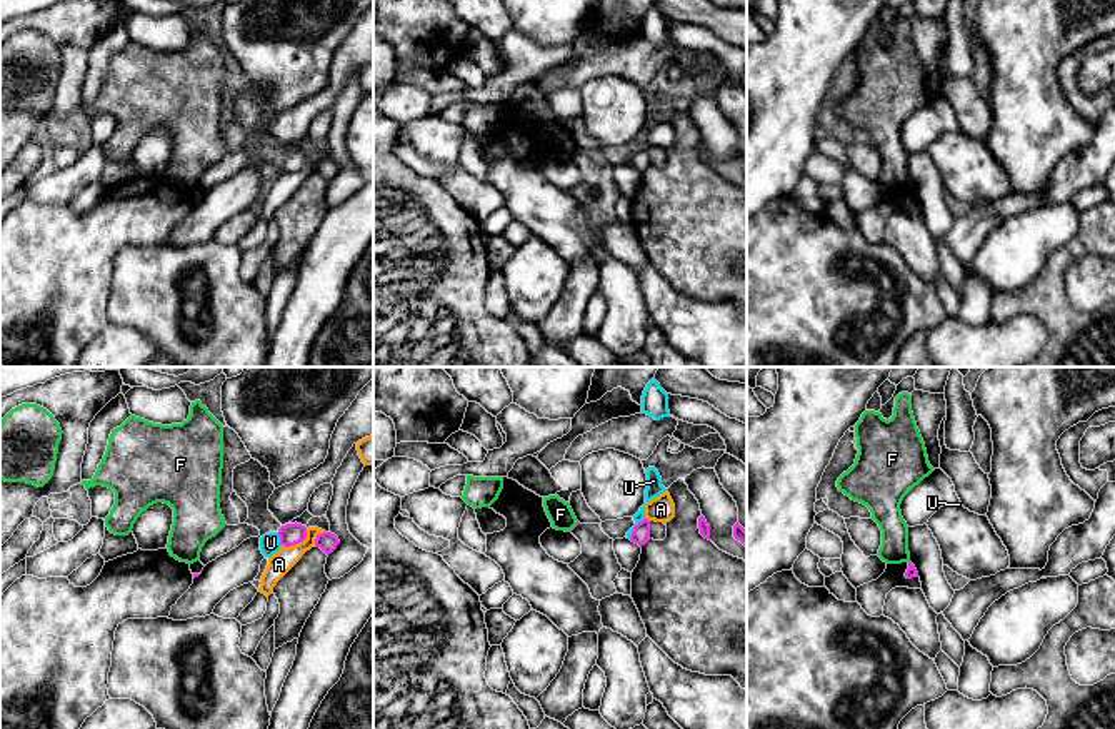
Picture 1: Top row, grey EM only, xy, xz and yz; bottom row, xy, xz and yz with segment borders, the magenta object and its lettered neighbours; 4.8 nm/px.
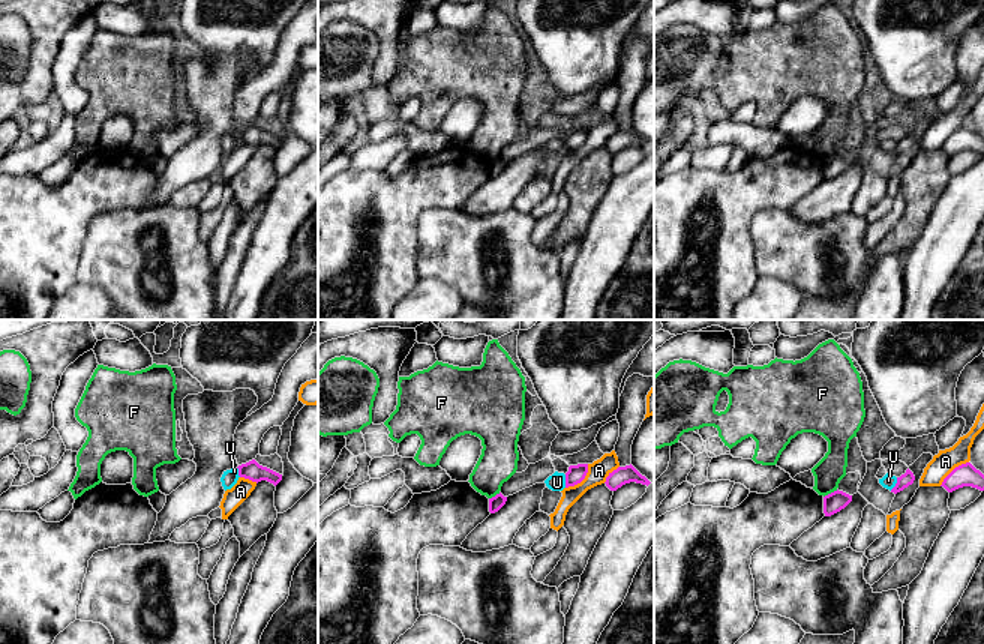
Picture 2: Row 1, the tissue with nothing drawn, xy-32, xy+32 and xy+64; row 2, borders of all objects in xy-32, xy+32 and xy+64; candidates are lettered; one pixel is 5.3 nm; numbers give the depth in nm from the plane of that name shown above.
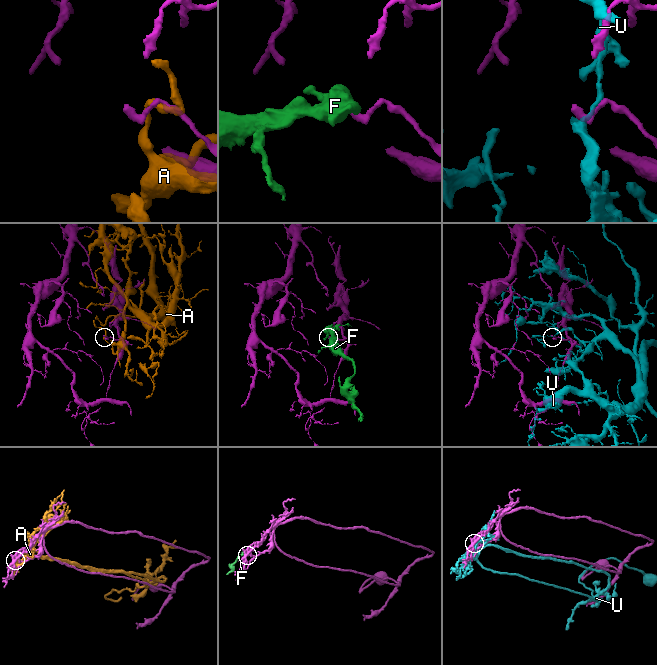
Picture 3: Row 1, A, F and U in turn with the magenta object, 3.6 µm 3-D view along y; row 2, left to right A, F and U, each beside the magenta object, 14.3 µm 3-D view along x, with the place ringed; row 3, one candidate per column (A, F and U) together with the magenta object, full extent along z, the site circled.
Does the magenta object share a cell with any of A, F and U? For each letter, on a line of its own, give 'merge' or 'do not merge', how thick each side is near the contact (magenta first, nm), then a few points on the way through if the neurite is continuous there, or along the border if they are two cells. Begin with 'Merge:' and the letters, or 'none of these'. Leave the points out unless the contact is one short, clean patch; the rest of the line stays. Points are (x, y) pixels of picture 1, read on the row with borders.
Merge: none of these
A: do not merge | 110/110 nm
F: do not merge | 20/120 nm | along xz (577, 521), (567, 531)
U: do not merge | 90/80 nm

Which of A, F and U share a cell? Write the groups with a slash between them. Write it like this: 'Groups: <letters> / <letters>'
Groups: A / F / U

